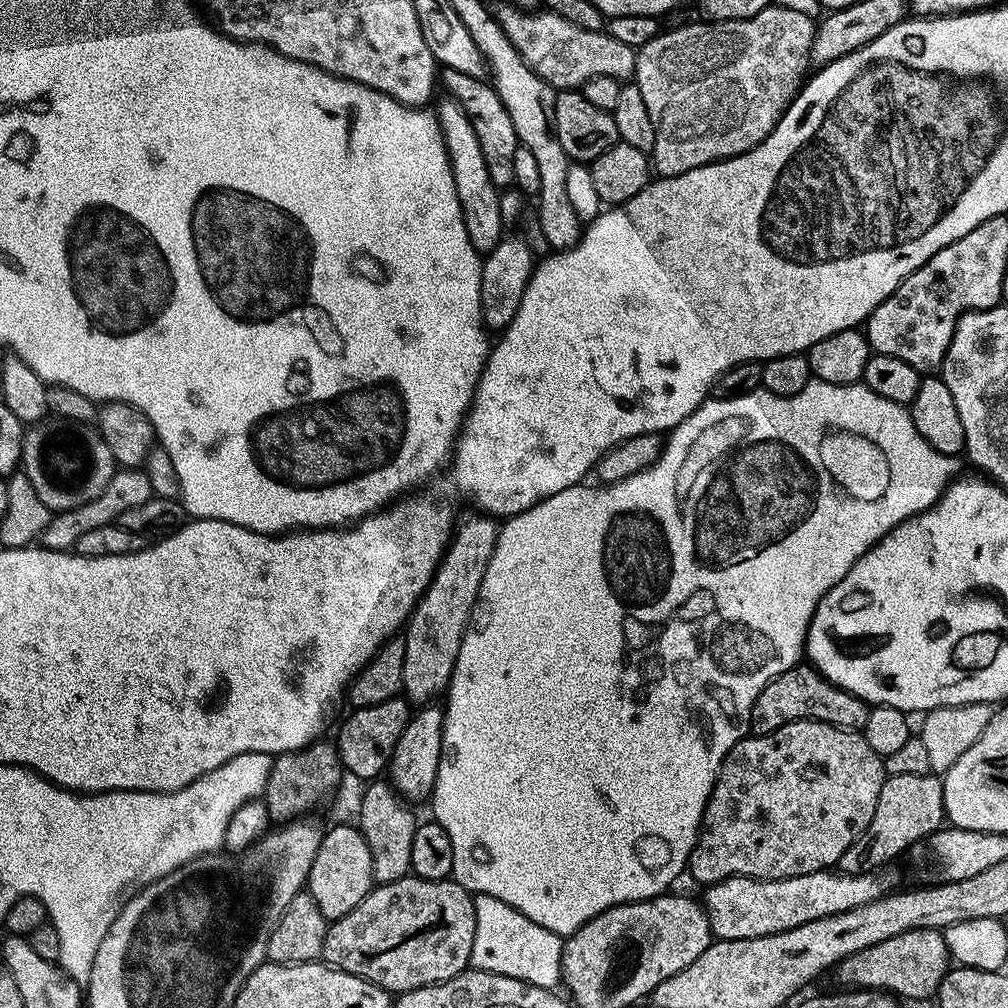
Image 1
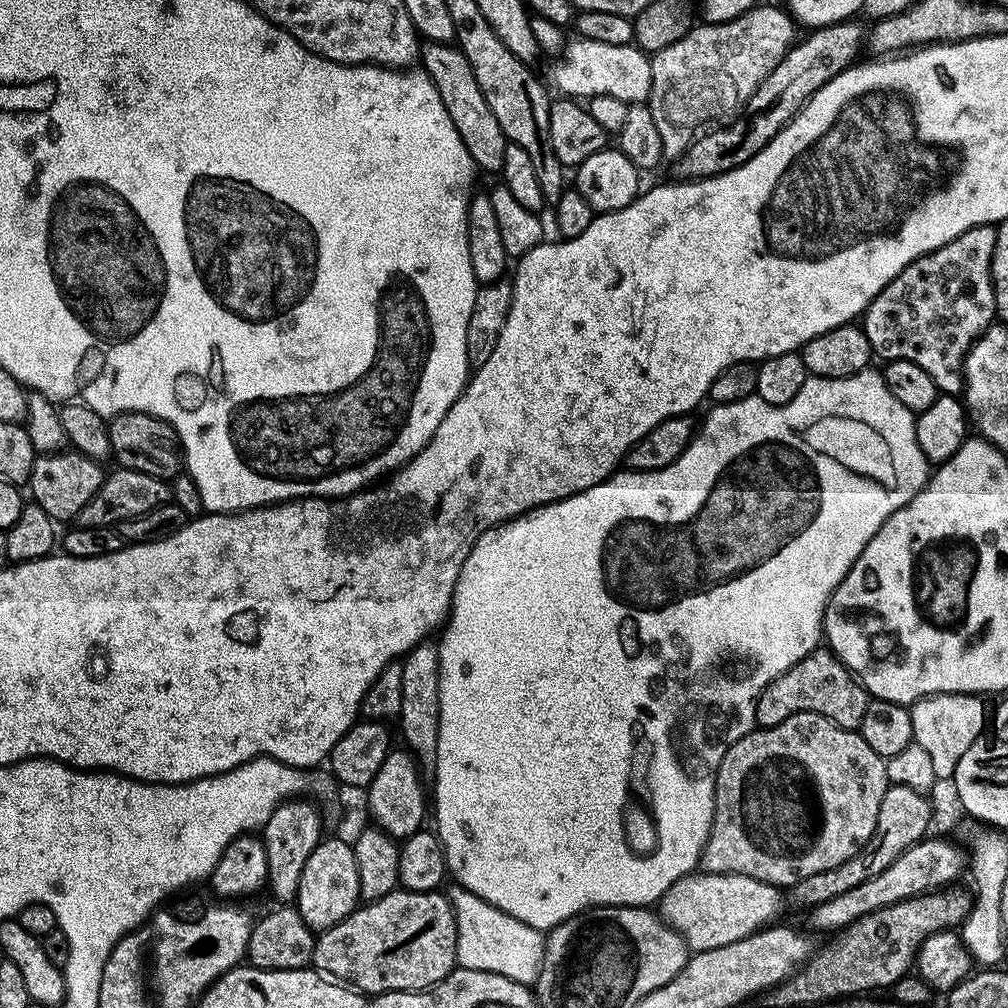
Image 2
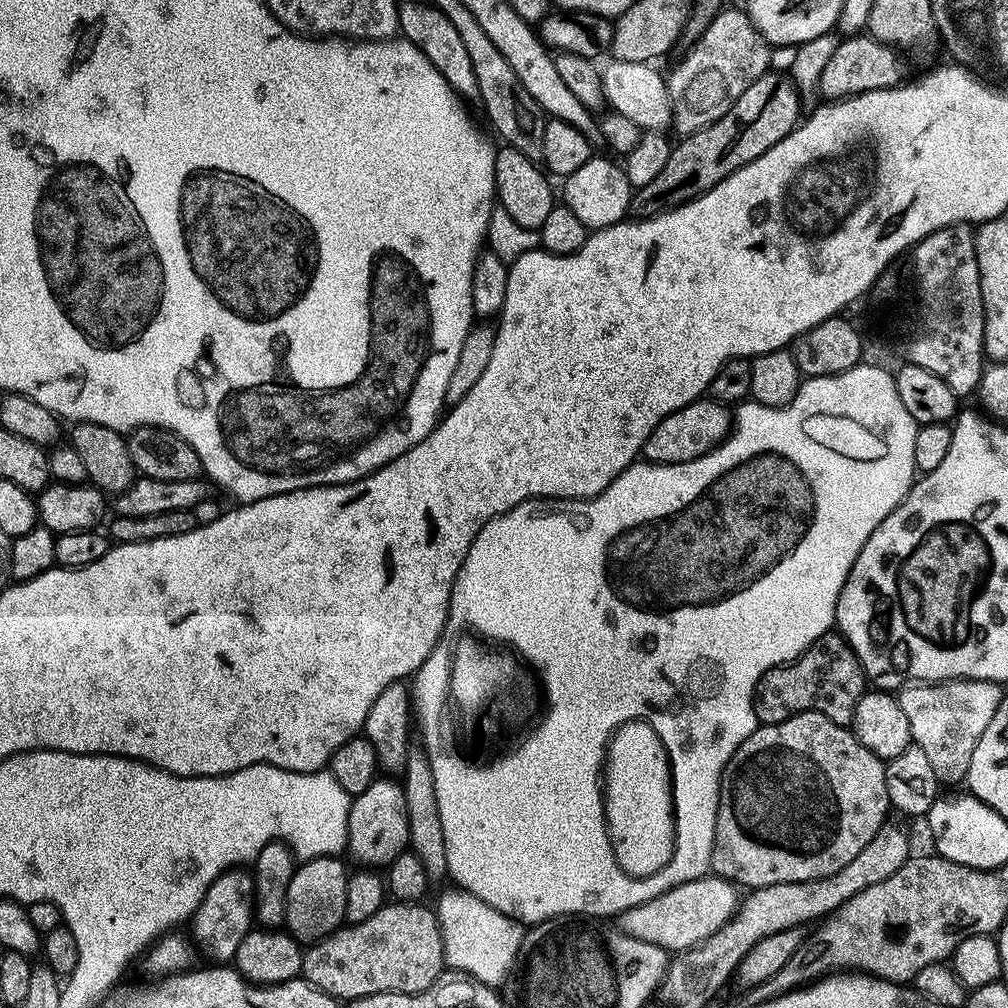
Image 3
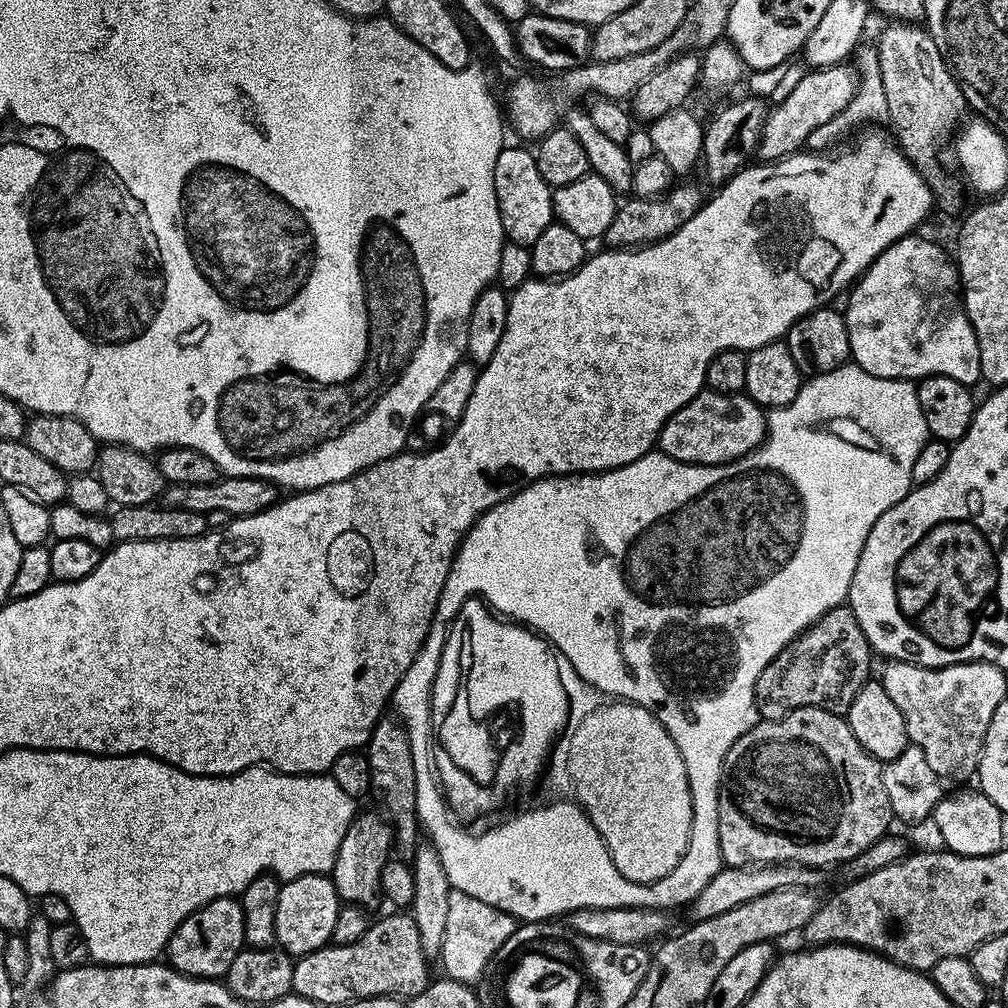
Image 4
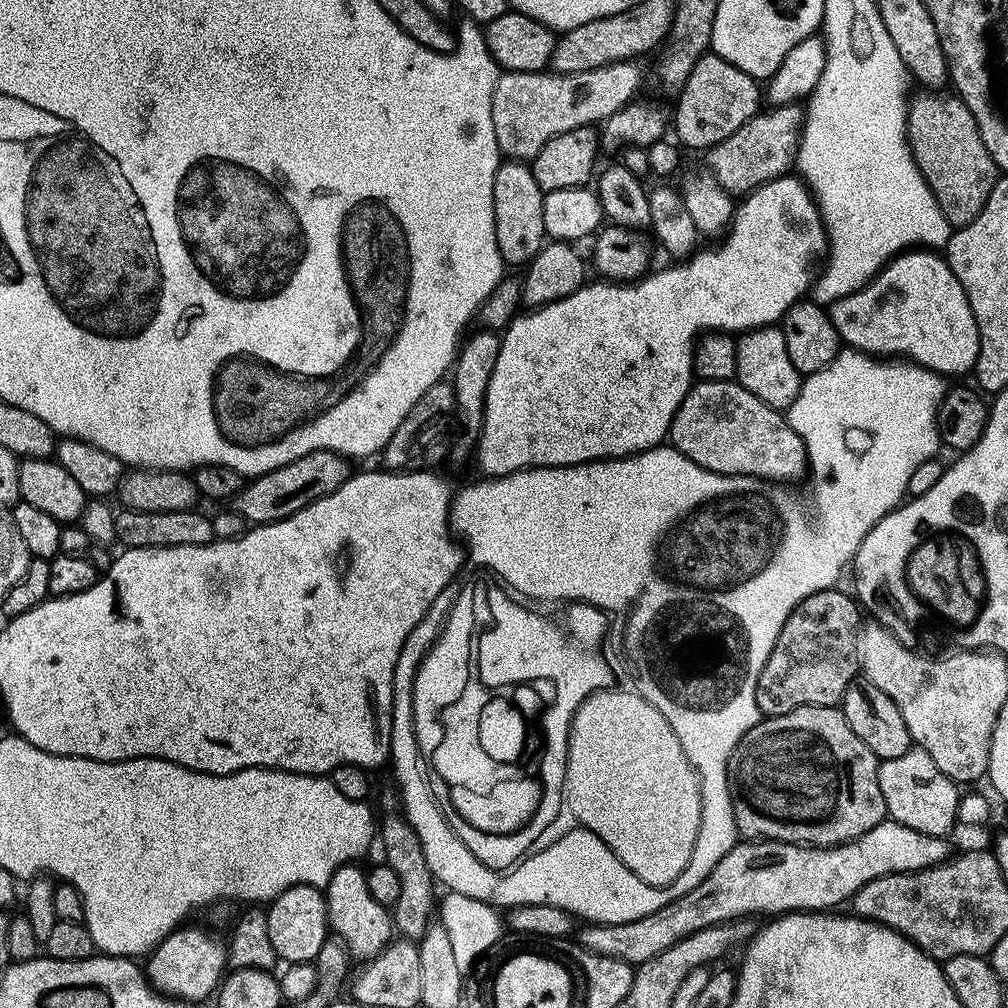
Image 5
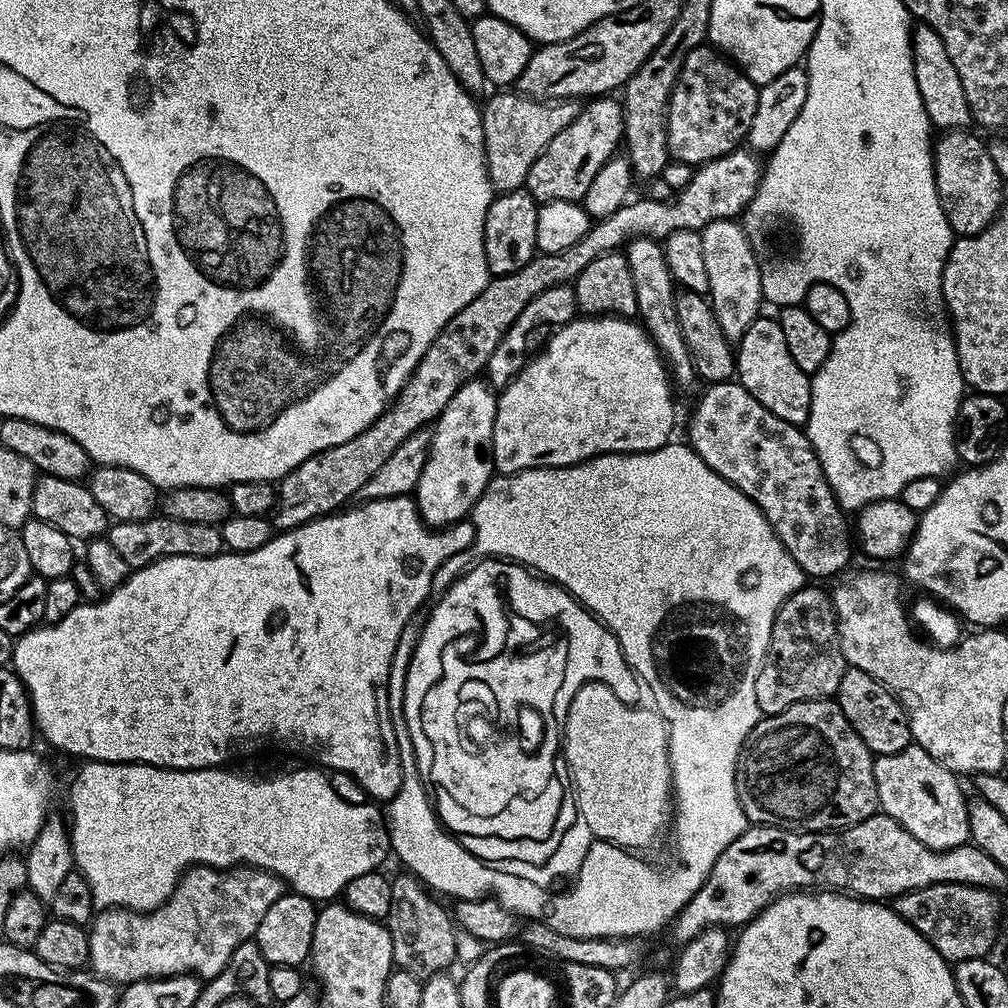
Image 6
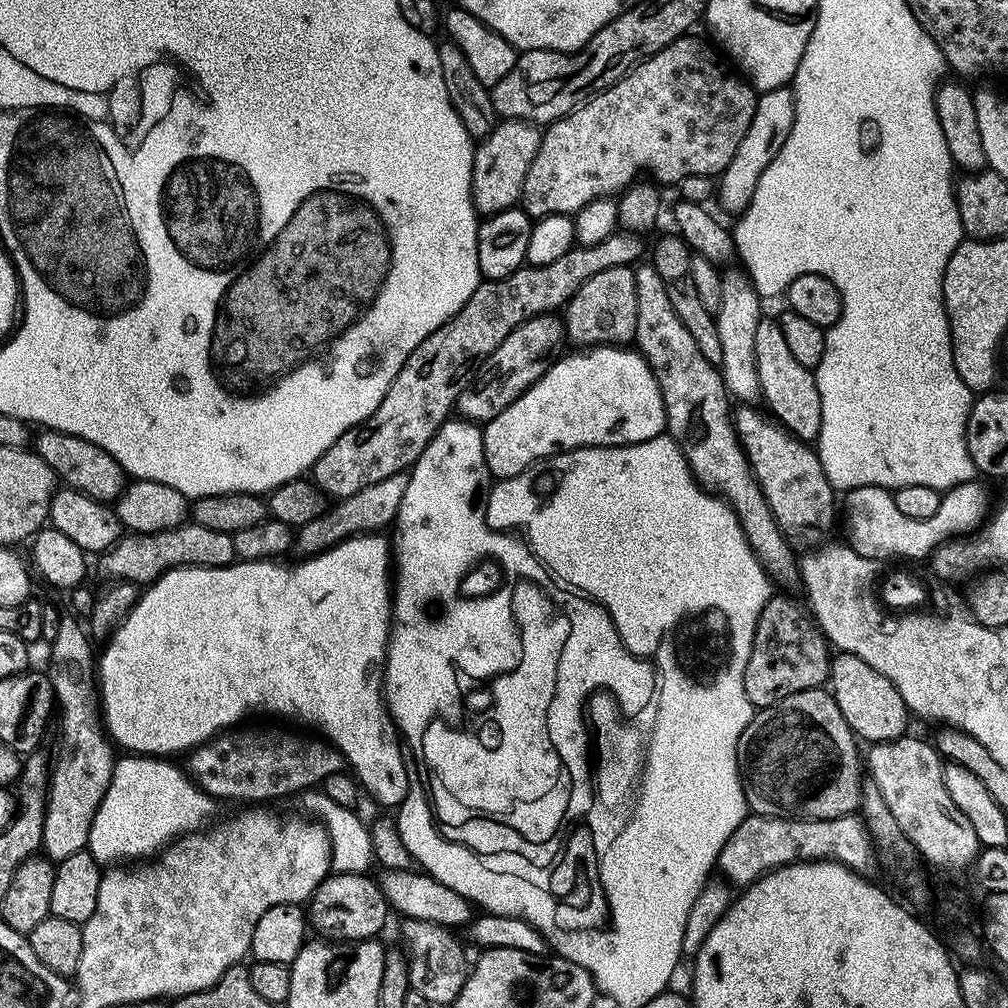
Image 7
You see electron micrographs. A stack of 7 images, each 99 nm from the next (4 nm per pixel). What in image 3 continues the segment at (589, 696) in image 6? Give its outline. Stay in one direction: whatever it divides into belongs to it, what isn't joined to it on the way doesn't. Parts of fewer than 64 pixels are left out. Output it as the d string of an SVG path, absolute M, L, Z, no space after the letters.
M647 721L621 724L612 733L612 739L608 741L608 752L604 755L602 772L610 780L608 835L612 838L612 849L618 858L620 869L633 878L643 878L662 870L662 866L670 862L676 845L676 818L672 815L672 780L668 752Z

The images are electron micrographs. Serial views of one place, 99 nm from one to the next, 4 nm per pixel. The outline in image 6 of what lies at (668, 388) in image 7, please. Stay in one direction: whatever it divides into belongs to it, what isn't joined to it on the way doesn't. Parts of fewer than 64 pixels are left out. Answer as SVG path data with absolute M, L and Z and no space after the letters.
M647 238L630 240L626 245L626 255L630 262L630 274L634 274L634 298L639 323L660 349L675 387L688 388L692 383L697 383L698 377L694 362L690 358L690 350L682 338L682 326L678 326L676 313L678 285L670 274L670 266L666 266L663 243Z

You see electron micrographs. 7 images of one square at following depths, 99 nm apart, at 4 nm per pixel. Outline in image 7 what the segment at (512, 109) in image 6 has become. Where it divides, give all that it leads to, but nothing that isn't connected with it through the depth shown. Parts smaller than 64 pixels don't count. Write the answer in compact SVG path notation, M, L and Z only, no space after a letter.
M501 119L492 133L475 145L472 153L472 205L481 217L515 208L524 194L526 174L538 154L541 129L527 120Z

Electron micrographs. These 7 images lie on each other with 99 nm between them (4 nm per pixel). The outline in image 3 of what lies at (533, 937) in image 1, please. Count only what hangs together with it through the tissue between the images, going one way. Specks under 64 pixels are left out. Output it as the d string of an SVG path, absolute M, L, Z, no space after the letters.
M451 886L440 896L434 911L439 918L443 934L445 965L460 974L499 987L514 960L523 947L523 927L520 922L498 911L492 904L482 900L459 886Z

